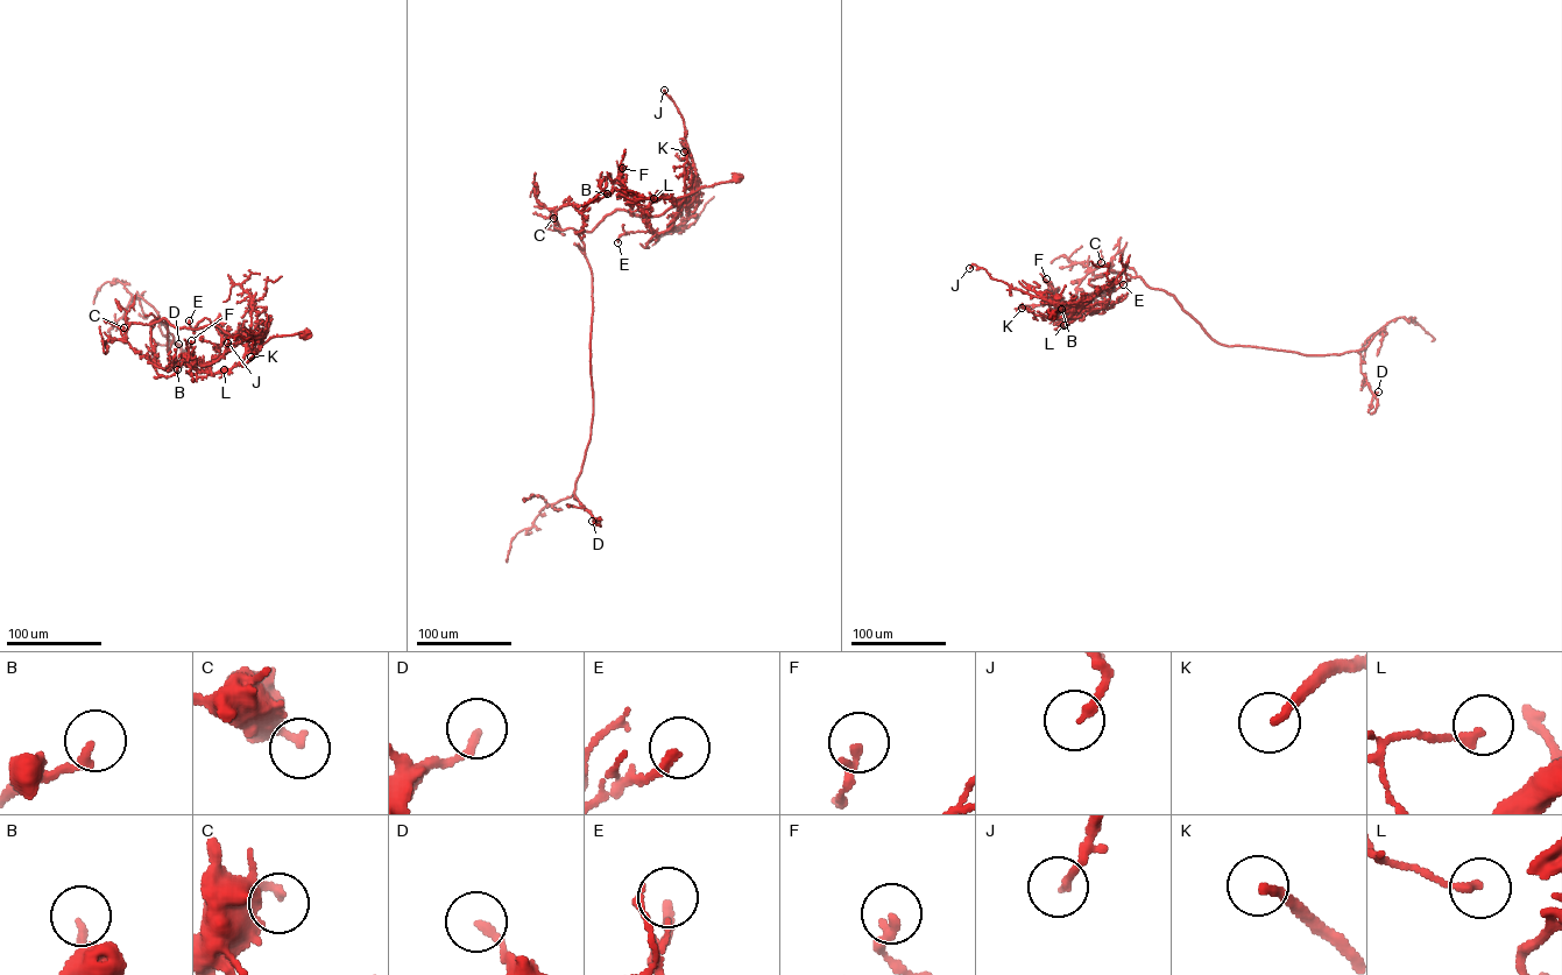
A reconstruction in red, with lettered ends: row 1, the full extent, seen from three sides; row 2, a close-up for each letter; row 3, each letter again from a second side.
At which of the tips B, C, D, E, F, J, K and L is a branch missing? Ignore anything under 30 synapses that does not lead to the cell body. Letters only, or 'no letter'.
no letter

